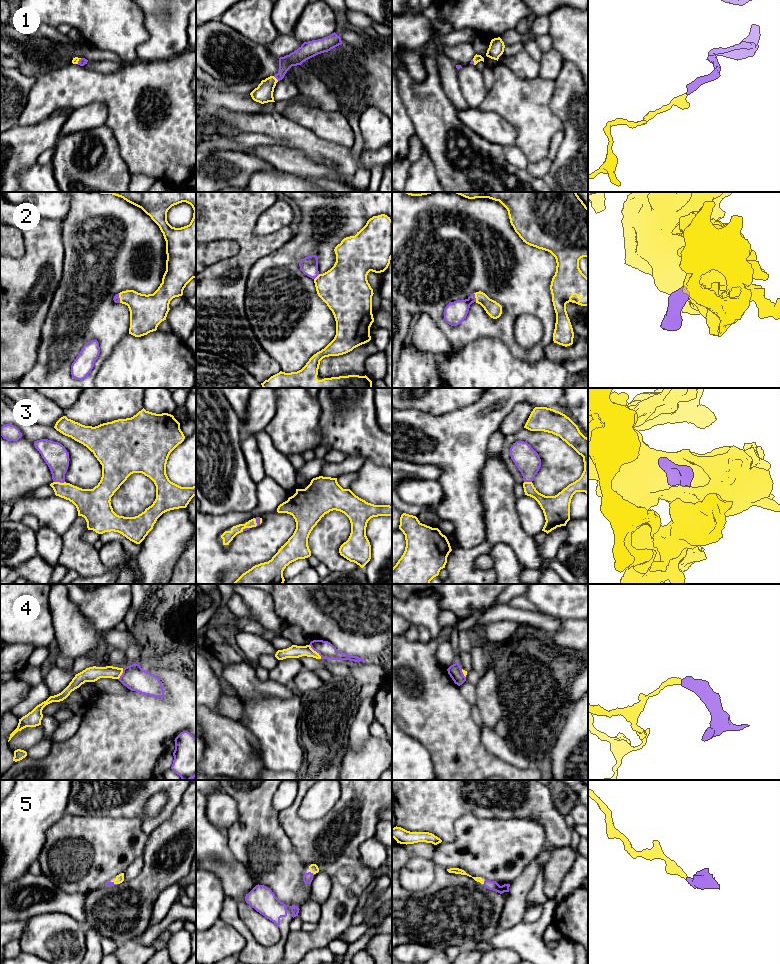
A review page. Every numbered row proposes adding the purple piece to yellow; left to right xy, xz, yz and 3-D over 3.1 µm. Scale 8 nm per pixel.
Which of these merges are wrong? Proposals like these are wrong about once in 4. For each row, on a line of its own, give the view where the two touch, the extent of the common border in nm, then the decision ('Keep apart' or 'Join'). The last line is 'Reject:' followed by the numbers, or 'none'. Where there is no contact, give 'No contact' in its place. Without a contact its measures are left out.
1: Touches yellow in xz. Shared border 60 nm. Join
2: Touches yellow in yz. Shared border 70 nm. Join
3: Touches yellow in xy. Shared border 90 nm. Join
4: Touches yellow in xz. Shared border 160 nm. Join
5: Touches yellow in xz. Shared border 40 nm. Join
Reject: none

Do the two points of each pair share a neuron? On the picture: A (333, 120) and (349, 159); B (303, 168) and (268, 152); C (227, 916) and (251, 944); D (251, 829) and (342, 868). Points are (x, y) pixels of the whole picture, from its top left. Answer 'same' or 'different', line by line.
A: different
B: same
C: same
D: different

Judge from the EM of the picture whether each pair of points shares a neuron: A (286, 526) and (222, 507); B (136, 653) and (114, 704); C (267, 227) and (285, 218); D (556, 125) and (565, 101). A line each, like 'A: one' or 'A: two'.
A: two
B: two
C: one
D: two

